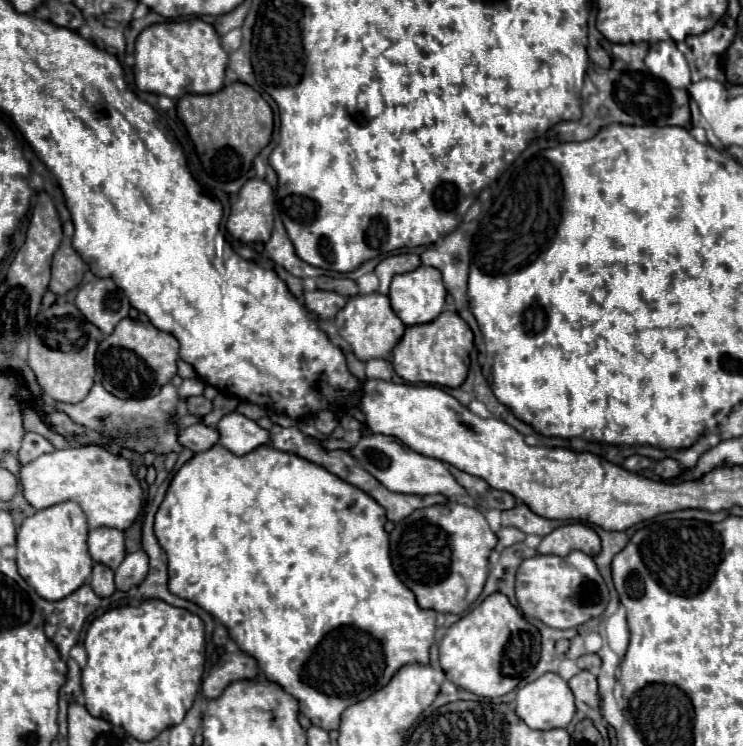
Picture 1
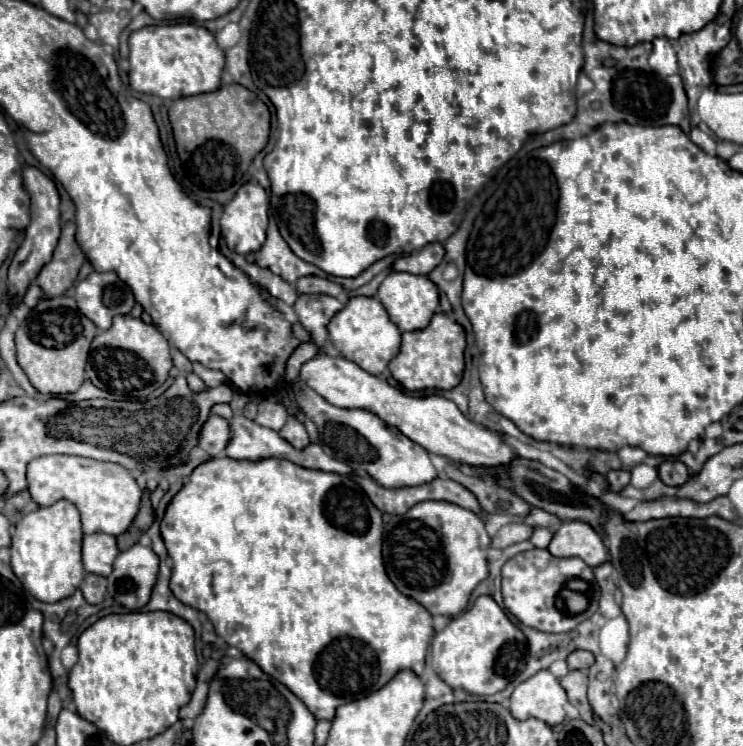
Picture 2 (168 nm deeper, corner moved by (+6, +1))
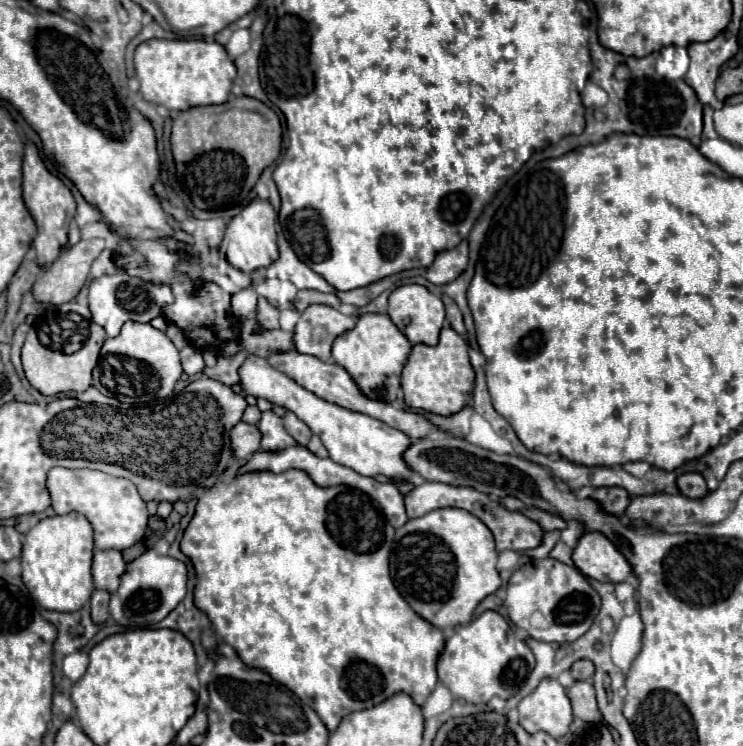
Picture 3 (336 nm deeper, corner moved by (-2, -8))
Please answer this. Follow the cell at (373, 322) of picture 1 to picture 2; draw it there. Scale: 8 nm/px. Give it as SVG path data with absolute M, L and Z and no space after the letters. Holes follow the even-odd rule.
M354 296L348 304L330 320L328 334L332 346L350 362L356 362L362 370L370 374L380 374L386 370L388 362L398 354L400 348L400 330L388 318L386 308L374 296Z

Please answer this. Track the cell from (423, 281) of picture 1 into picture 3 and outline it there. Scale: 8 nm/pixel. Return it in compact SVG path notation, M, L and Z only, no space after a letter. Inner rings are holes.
M402 285L388 299L388 317L410 343L436 345L444 325L444 303L422 285Z

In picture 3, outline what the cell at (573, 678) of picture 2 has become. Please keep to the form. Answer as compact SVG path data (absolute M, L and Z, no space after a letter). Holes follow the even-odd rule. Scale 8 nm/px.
M576 681L568 689L568 697L572 701L574 717L580 717L586 723L602 721L602 713L598 711L598 705L596 705L594 685L590 681Z

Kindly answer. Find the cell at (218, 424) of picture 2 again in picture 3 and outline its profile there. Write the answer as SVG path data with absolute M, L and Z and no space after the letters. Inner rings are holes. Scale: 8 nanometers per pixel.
M242 421L230 431L230 435L232 435L232 449L236 451L238 459L244 459L244 457L248 457L260 449L262 433L258 431L256 425Z

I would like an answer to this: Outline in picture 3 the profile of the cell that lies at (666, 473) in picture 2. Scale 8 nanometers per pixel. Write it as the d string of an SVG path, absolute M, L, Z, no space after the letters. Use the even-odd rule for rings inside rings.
M684 473L678 477L678 491L686 497L692 499L702 499L704 495L708 495L708 487L706 481L700 473Z

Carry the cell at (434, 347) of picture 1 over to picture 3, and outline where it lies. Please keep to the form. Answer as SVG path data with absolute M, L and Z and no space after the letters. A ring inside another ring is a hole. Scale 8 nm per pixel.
M444 327L440 331L440 343L436 347L428 347L422 343L412 347L408 363L402 371L404 401L408 407L450 417L470 403L474 379L476 375L470 365L468 347L464 339L456 331L452 331L452 327Z

